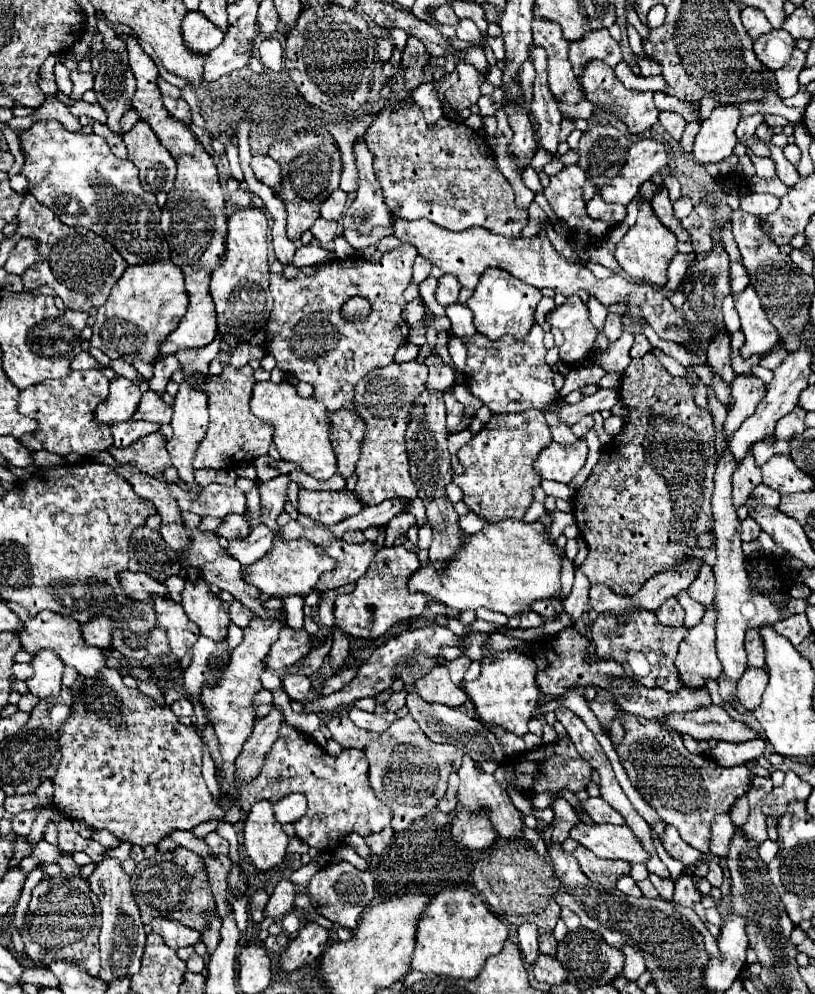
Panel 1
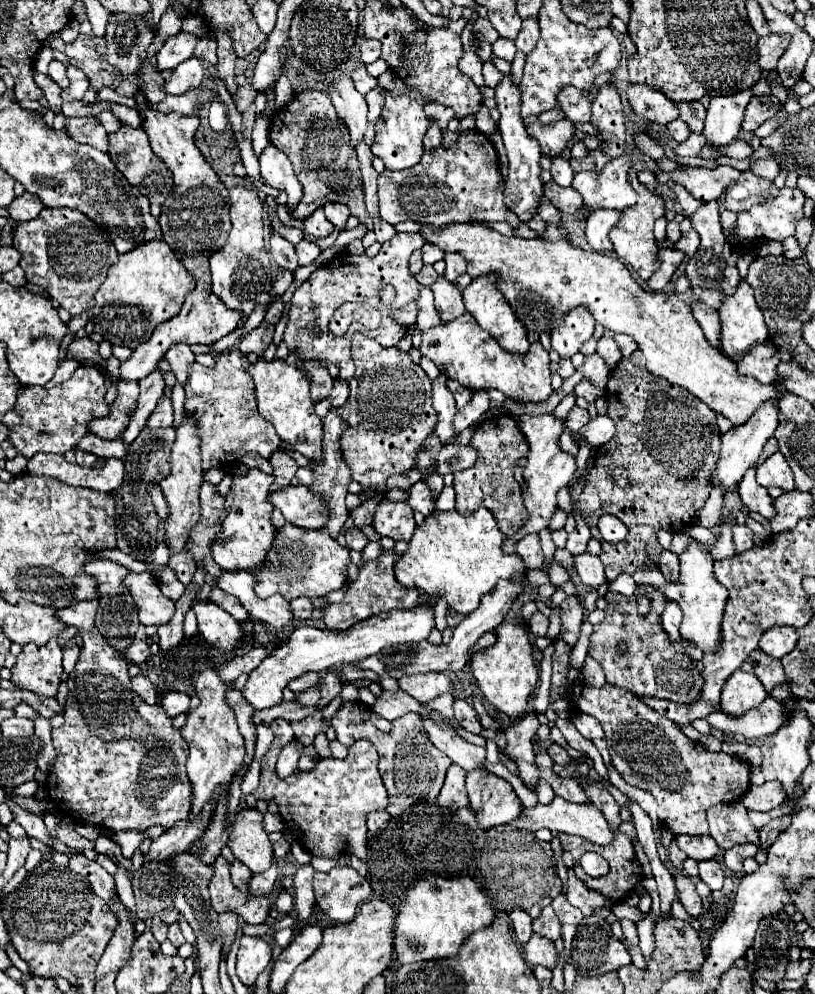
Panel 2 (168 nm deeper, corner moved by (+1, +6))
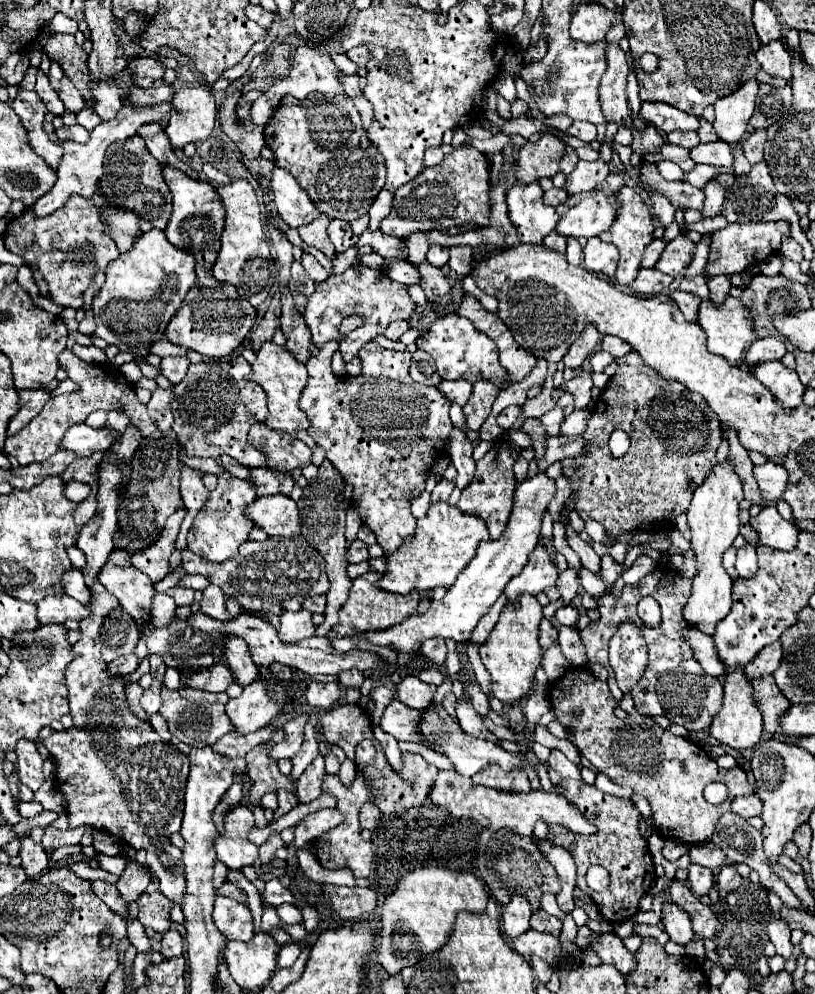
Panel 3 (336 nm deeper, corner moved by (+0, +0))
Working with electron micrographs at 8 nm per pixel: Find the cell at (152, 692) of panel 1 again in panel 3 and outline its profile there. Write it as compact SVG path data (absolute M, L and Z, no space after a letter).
M129 683L129 685L125 687L125 695L127 695L127 703L129 703L133 715L139 717L139 719L147 719L147 713L145 713L145 709L143 709L141 703L139 703L139 699L141 699L141 695L143 695L141 685L139 685L139 683Z

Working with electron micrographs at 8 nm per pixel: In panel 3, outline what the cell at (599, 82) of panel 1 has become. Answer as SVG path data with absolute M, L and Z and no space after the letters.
M641 103L639 115L653 127L657 127L663 133L671 131L695 131L699 127L699 121L695 115L687 115L685 111L679 111L667 103Z

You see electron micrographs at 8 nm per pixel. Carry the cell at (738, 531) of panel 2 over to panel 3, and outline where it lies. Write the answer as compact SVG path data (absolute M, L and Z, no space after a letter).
M743 545L741 549L737 549L737 563L735 563L735 569L737 569L739 577L743 577L743 579L749 579L751 575L755 575L755 571L757 571L755 547Z

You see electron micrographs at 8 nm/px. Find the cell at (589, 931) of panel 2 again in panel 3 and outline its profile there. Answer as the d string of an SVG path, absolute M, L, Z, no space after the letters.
M587 925L579 927L575 945L579 949L593 949L603 963L615 965L623 975L635 969L633 953L627 951L623 941L615 933L593 933Z

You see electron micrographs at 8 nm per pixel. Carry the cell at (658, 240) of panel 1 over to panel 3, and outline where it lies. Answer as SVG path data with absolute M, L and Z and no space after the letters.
M623 187L619 191L619 199L621 199L621 211L615 219L615 223L609 227L609 231L605 231L603 235L599 235L603 241L613 241L613 245L619 247L619 265L617 265L617 281L621 285L631 285L641 269L641 259L643 259L643 251L645 247L653 241L653 231L655 231L655 217L649 213L649 205L641 199L641 195L633 189L633 187Z

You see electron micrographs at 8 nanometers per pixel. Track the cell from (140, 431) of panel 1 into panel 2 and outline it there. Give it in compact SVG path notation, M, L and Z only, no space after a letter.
M164 395L164 397L158 401L154 413L150 415L148 427L152 427L152 429L172 427L172 421L174 421L174 417L172 417L172 399Z

